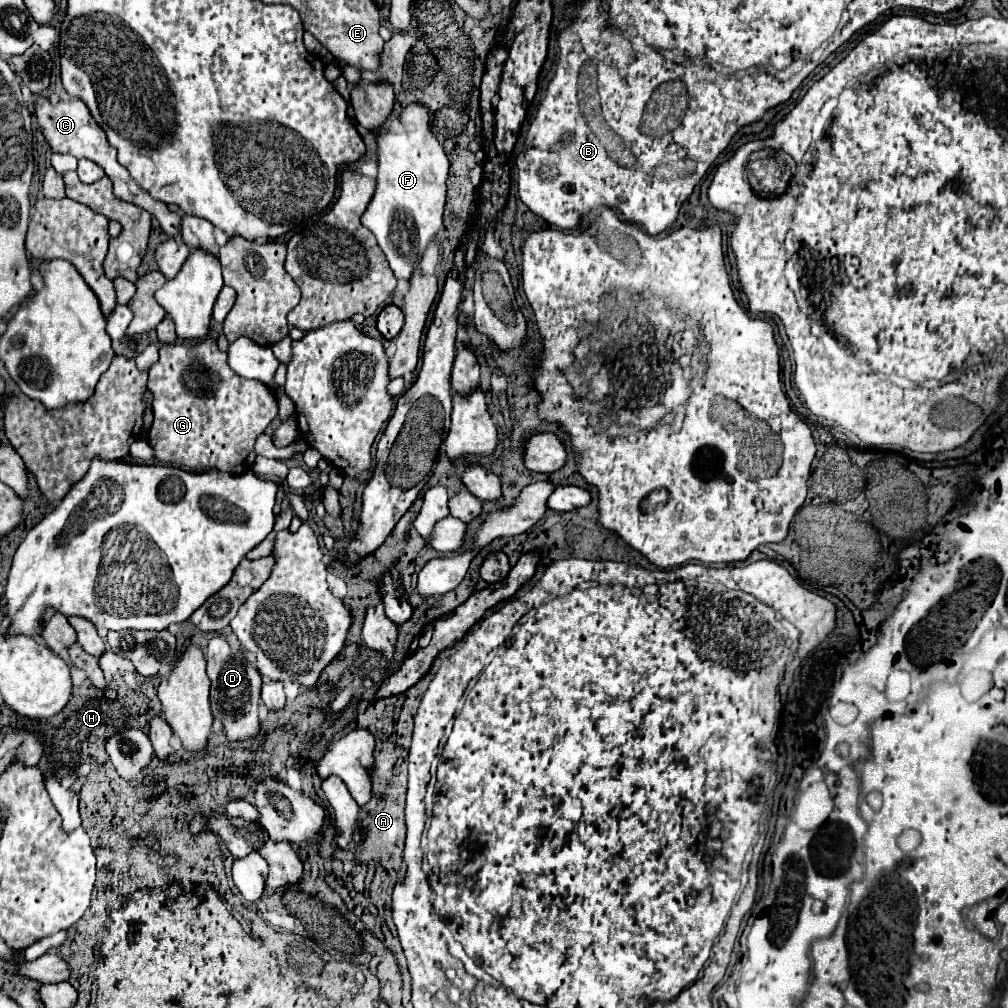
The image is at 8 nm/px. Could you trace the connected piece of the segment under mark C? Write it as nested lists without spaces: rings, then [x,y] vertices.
[[[36,98],[34,102],[34,108],[36,108],[36,118],[38,118],[38,126],[46,138],[46,142],[50,144],[52,152],[62,152],[62,154],[72,154],[76,156],[78,160],[80,158],[88,158],[92,162],[96,162],[98,166],[102,166],[104,174],[112,180],[112,186],[114,186],[114,196],[118,200],[124,200],[124,202],[130,202],[134,206],[140,206],[144,208],[146,212],[150,212],[162,226],[162,230],[170,236],[170,238],[176,238],[180,240],[180,234],[178,234],[178,228],[180,228],[180,214],[178,212],[172,212],[168,210],[168,206],[160,200],[154,200],[148,192],[140,190],[136,186],[136,182],[132,180],[132,176],[128,174],[128,170],[124,166],[118,164],[116,160],[116,148],[108,144],[108,138],[106,138],[106,132],[94,122],[92,114],[86,110],[84,102],[80,98],[70,98],[70,100],[60,100],[56,104],[52,104],[48,98]]]

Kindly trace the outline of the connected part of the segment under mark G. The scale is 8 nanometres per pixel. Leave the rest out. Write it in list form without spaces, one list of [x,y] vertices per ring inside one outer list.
[[[206,336],[200,342],[178,342],[164,344],[160,358],[150,368],[148,390],[152,394],[154,422],[148,432],[148,444],[154,450],[154,458],[160,464],[178,466],[192,472],[222,470],[230,474],[244,474],[254,466],[254,442],[278,416],[274,394],[258,380],[246,380],[232,372],[226,362],[226,352],[220,352],[216,340]]]

